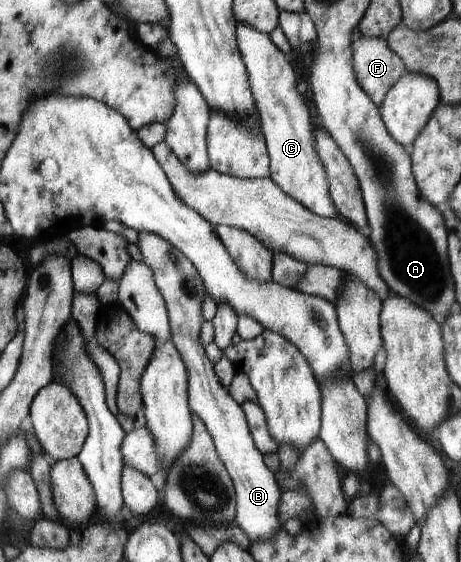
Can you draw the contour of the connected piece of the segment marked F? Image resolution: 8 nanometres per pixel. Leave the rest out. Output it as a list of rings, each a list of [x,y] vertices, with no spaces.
[[[353,37],[353,69],[361,89],[377,104],[405,73],[403,60],[389,47],[386,38]]]

